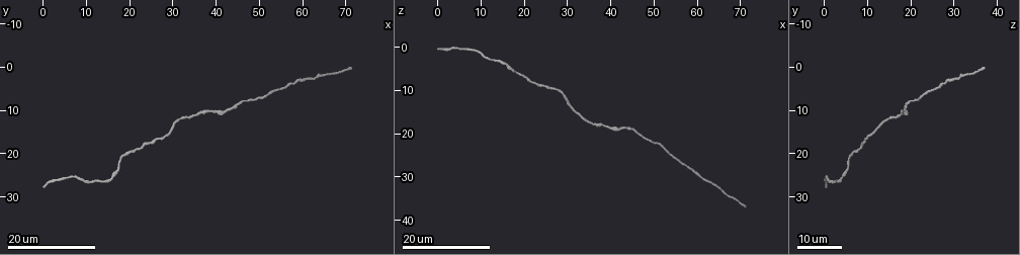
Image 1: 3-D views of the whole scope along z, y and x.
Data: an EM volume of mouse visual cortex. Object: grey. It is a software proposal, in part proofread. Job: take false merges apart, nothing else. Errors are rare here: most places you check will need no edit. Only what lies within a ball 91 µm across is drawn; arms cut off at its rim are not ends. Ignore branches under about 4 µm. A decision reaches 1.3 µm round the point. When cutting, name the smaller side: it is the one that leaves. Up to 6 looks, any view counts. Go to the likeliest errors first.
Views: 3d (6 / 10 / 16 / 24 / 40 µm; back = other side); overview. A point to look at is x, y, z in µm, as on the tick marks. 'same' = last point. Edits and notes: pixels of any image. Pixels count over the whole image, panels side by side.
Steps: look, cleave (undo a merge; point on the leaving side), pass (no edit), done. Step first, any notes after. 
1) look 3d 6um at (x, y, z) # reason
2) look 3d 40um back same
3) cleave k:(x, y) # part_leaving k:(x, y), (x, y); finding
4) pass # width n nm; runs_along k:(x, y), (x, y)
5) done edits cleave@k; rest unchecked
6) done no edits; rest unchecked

look 3d 24um at (59.5, 3.0, 28.5) # thick turns thin

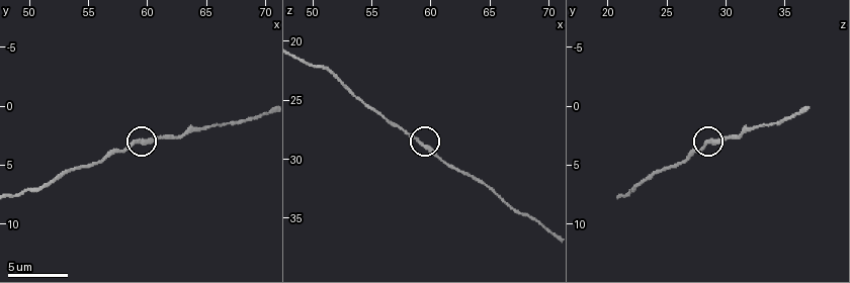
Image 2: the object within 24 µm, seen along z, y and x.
look 3d 10um at (58.8, 3.0, 28.4)

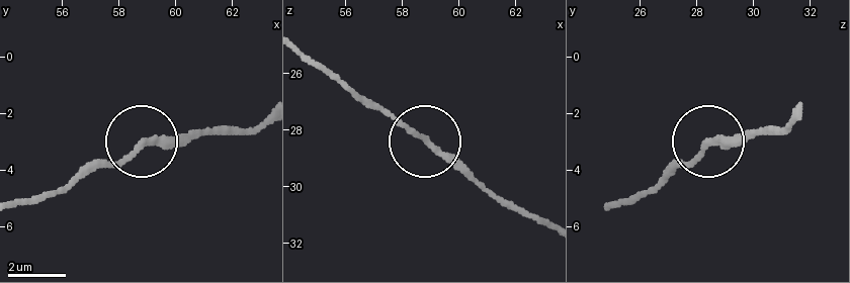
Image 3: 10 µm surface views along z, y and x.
look 3d 6um at (58.9, 3.2, 28.4) # closer look

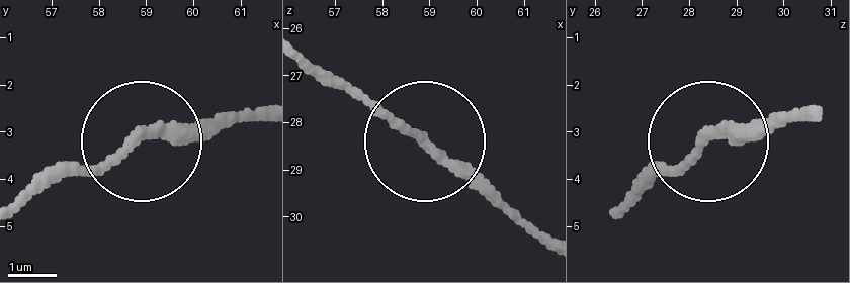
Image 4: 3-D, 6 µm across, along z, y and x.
pass # runs_along 4:(19, 195), (164, 135), (245, 123); continuous, no second neuron

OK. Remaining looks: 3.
look 3d 16um at (42.5, 10.5, 18.5) # sudden change in width

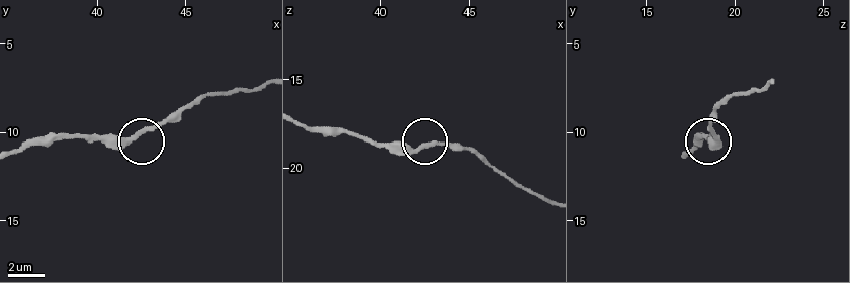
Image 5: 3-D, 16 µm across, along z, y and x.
look 3d 6um at (41.9, 10.3, 19.1)

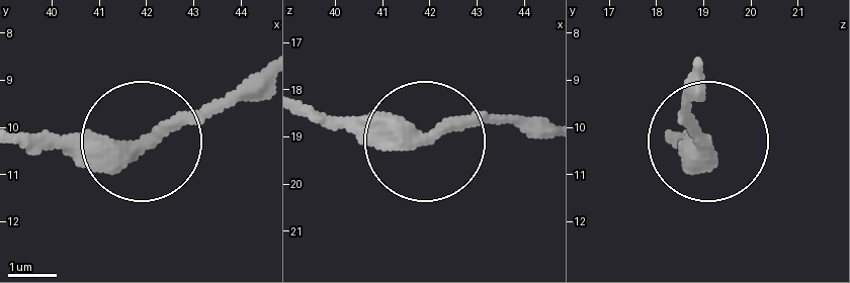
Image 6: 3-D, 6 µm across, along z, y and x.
pass # runs_along 6:(308, 105), (416, 137), (521, 121); continuous, no second neuron

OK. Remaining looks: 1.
look 3d 6um at (64.8, 2.0, 32.2) # sudden change in width

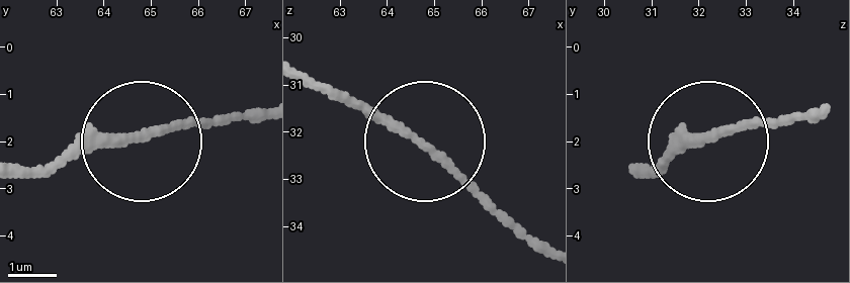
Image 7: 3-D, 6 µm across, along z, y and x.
pass # runs_along 7:(642, 180), (690, 144), (816, 119); one neuron here

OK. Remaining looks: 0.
done no edits; rest unchecked

